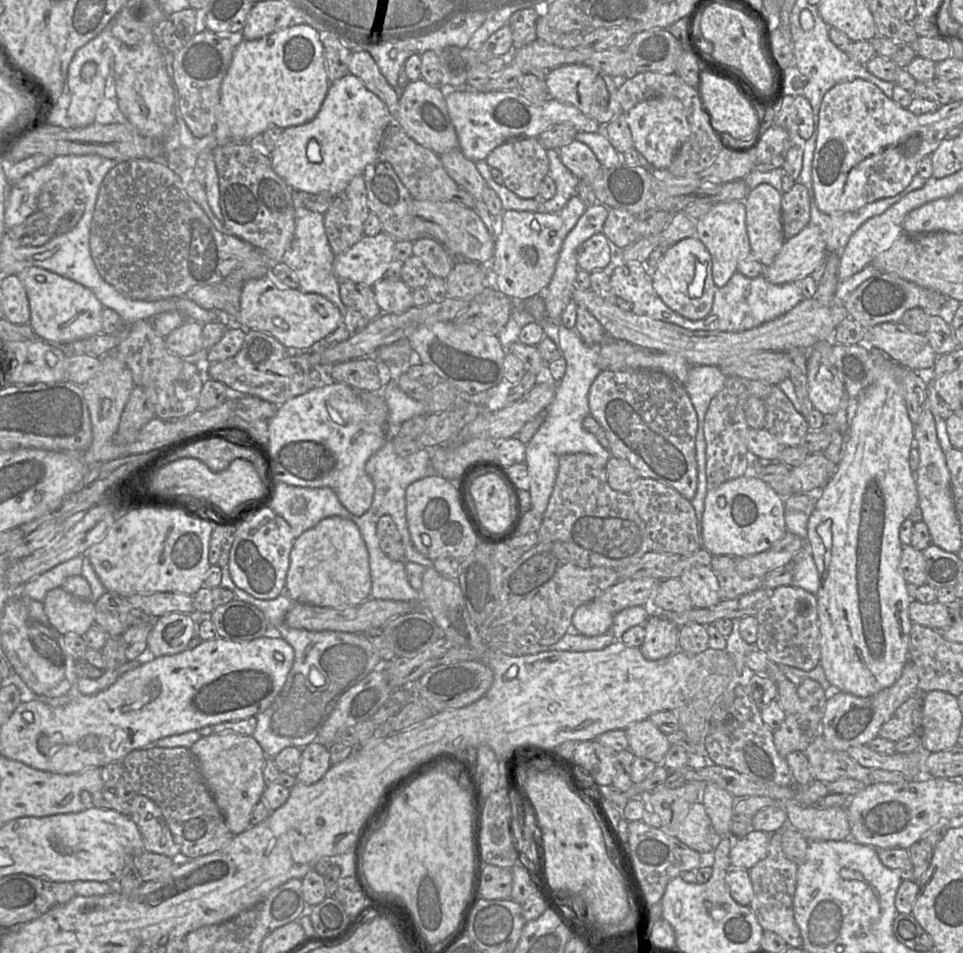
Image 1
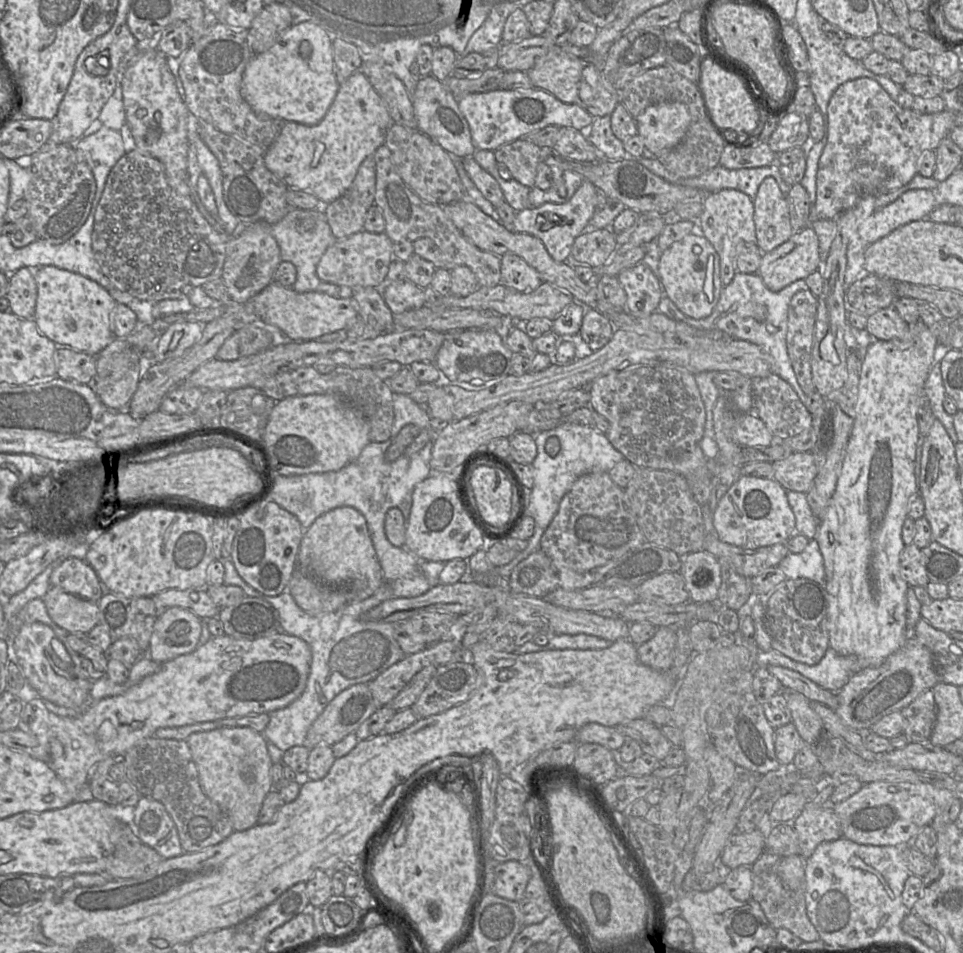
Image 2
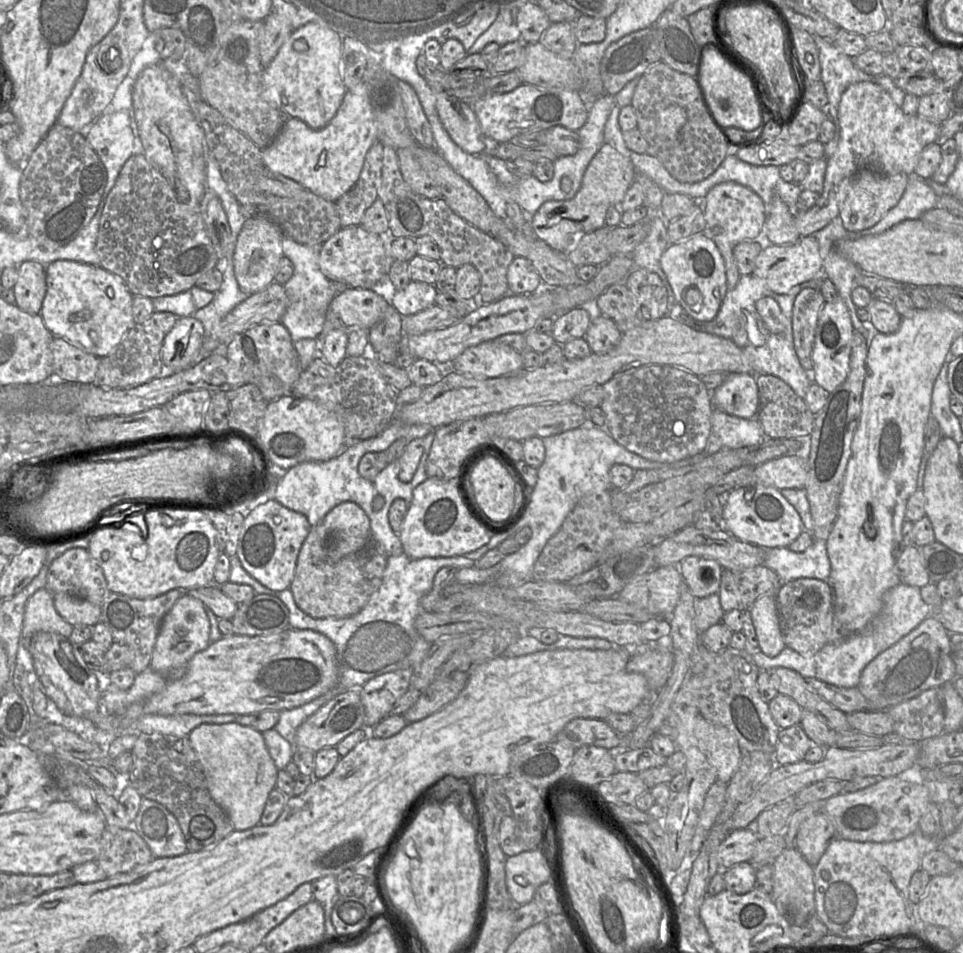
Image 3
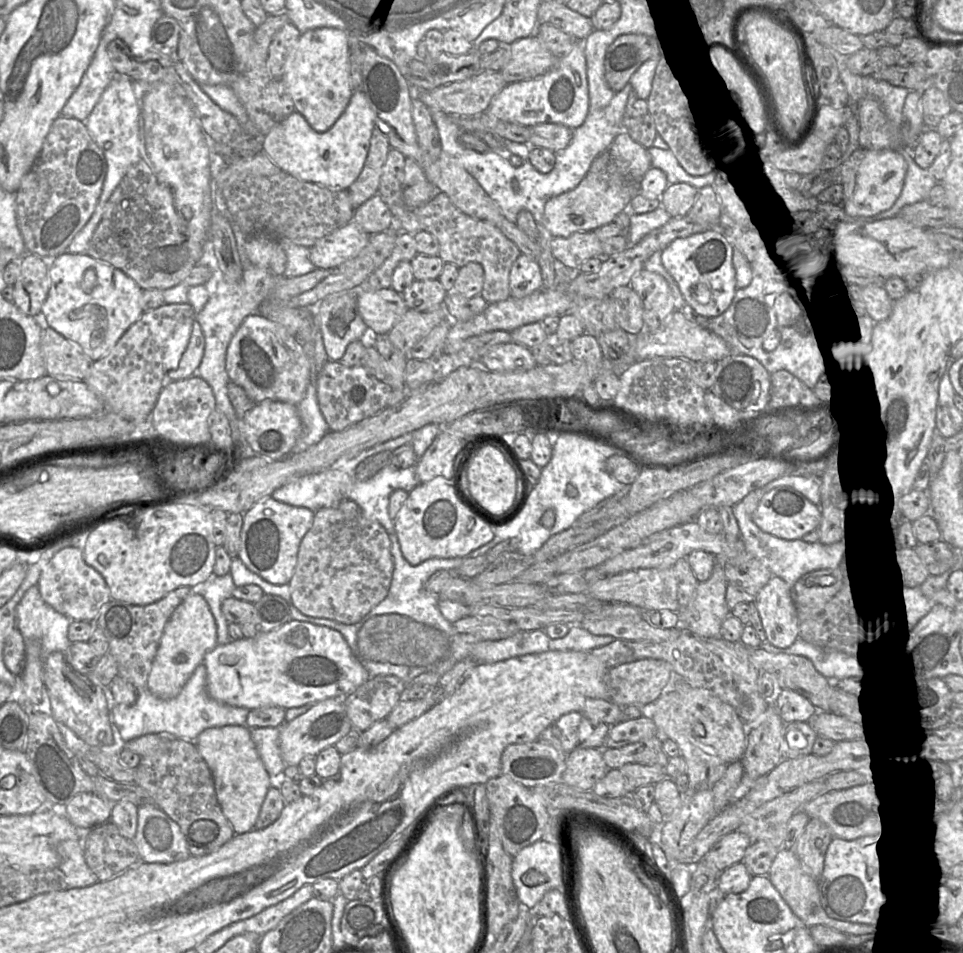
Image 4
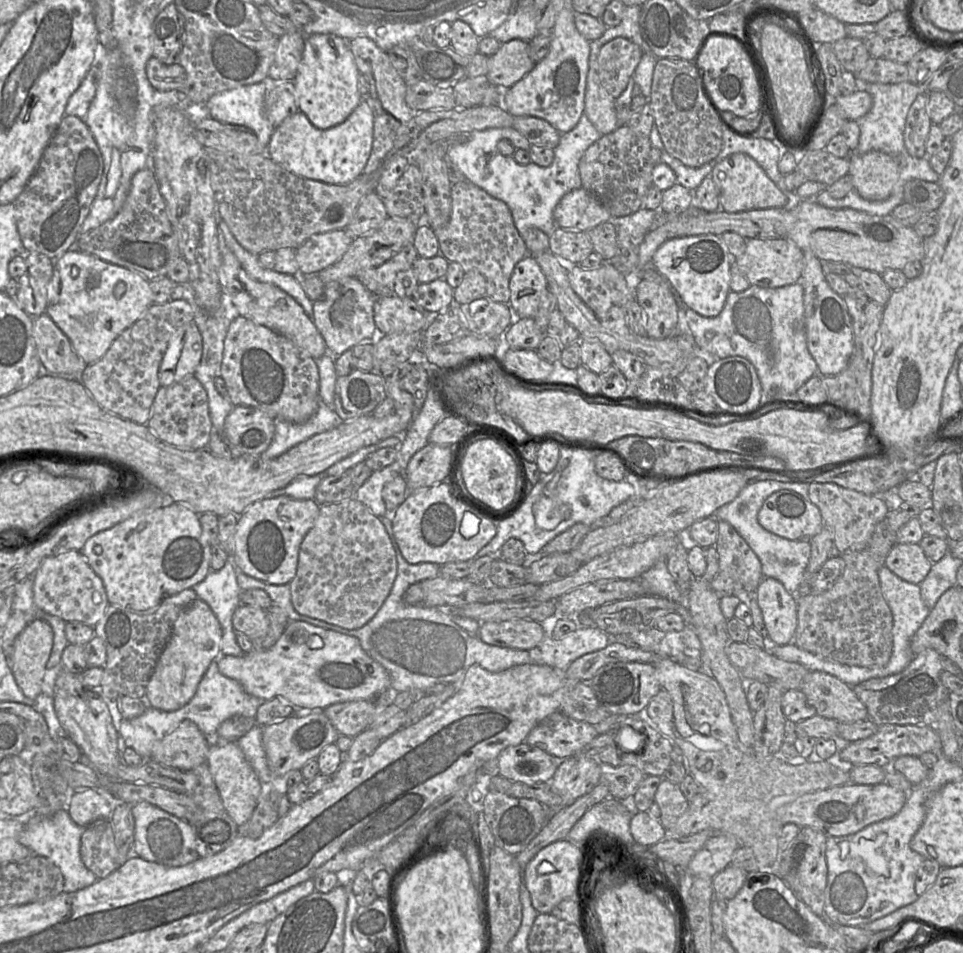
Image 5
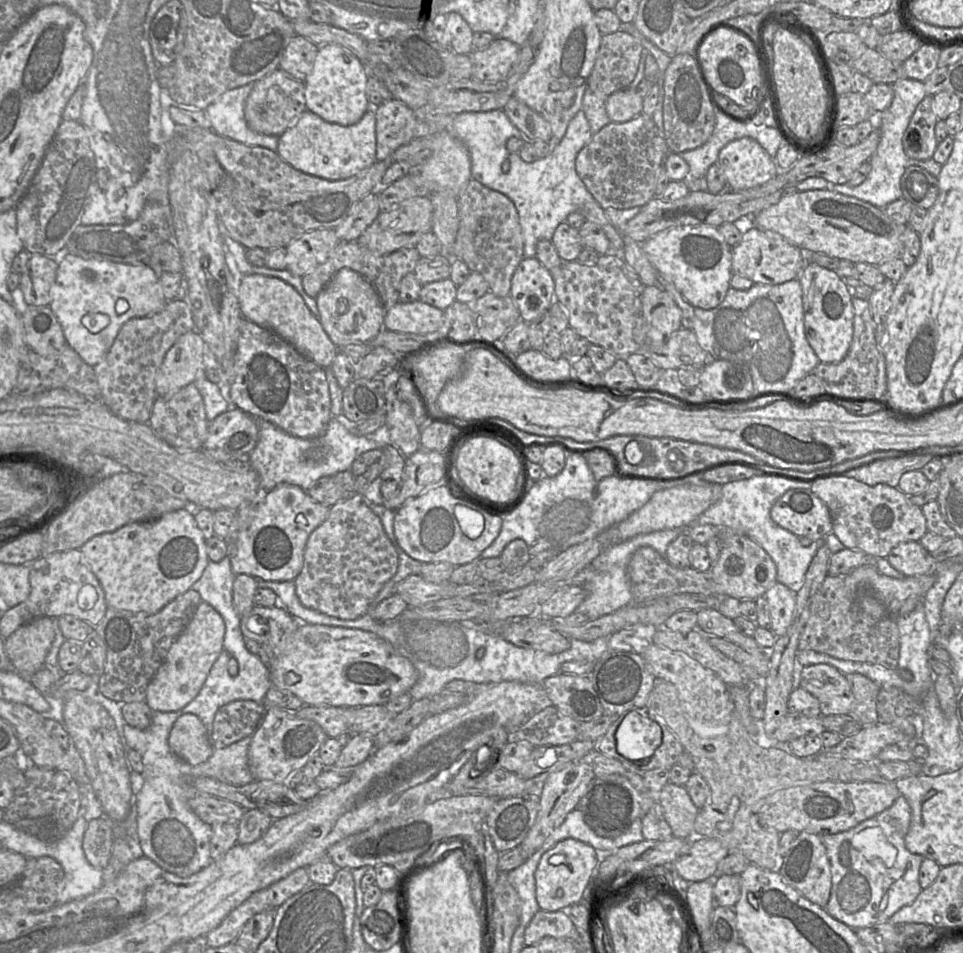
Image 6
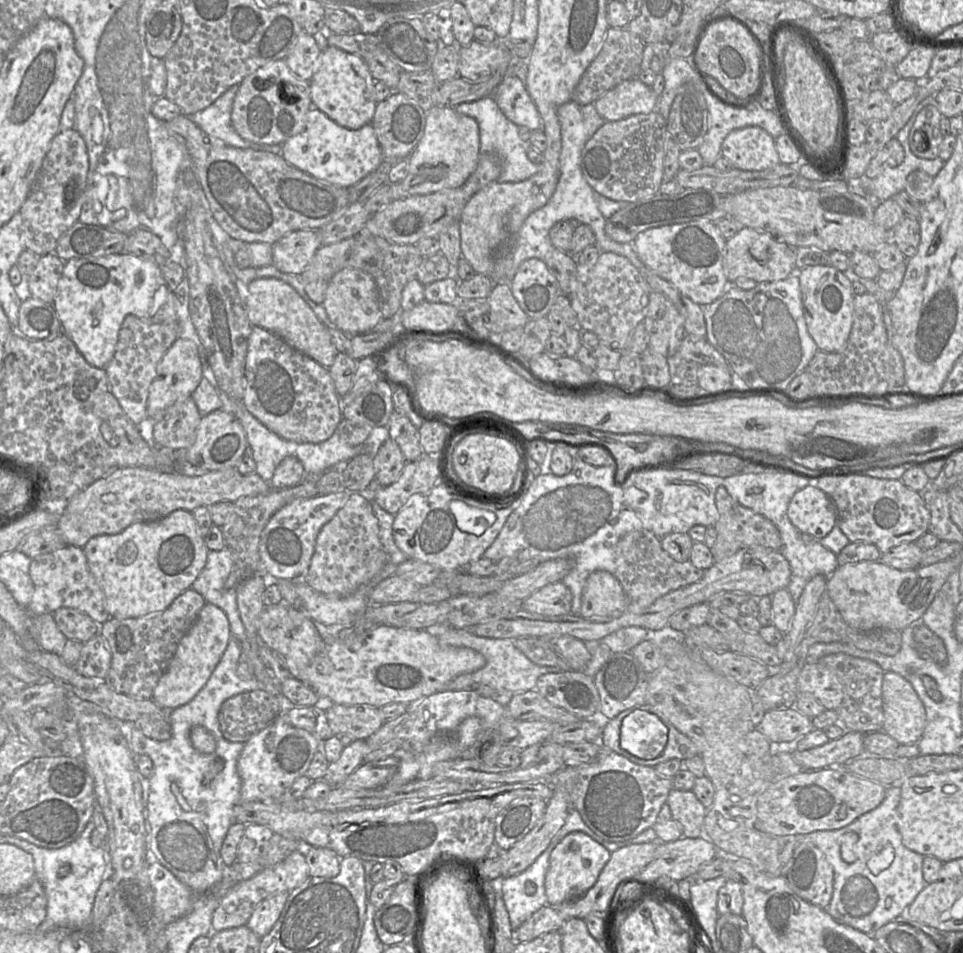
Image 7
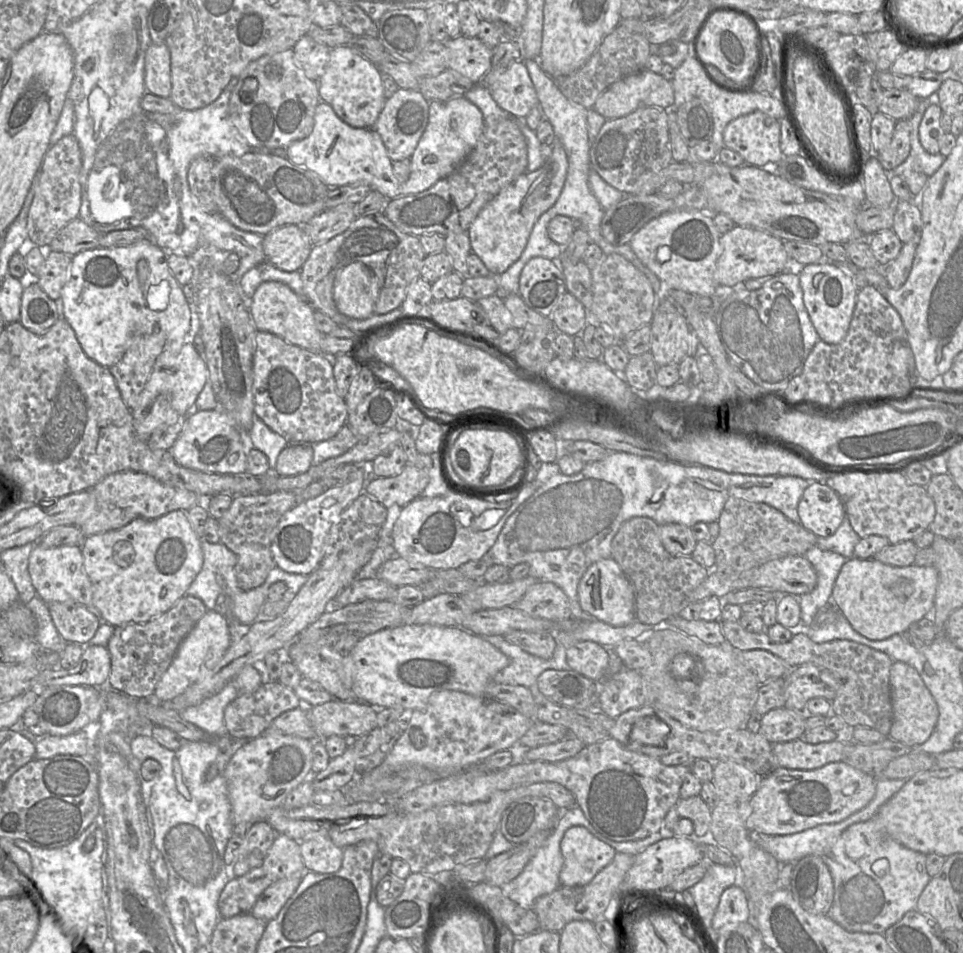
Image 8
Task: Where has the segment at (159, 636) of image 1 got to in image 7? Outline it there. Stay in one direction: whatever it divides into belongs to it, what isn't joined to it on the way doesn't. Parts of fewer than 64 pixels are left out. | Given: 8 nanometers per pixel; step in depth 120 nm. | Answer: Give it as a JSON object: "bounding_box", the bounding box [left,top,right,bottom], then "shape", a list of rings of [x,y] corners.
{"bounding_box":[153,603,231,711],"shape":[[[206,603],[193,626],[180,641],[175,655],[158,681],[153,691],[153,701],[167,711],[191,701],[209,680],[231,638],[226,614],[217,606]]]}

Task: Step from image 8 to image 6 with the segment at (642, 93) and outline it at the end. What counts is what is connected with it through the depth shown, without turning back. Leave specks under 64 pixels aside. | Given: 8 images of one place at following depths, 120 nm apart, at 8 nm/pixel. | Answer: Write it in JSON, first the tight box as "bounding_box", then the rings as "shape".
{"bounding_box":[605,88,643,123],"shape":[[[630,88],[609,95],[605,107],[610,121],[623,123],[641,115],[643,100],[636,90]]]}

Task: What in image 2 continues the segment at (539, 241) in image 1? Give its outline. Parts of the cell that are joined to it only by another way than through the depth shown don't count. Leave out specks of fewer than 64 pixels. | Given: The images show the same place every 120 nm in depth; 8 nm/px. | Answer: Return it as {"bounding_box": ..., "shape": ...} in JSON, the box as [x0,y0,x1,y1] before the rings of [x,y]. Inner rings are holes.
{"bounding_box":[500,180,596,292],"shape":[[[584,180],[572,198],[565,203],[545,203],[538,208],[518,211],[512,232],[527,233],[539,238],[554,261],[568,262],[575,239],[585,231],[596,211],[596,193],[596,186]],[[506,253],[500,259],[500,284],[519,292],[531,292],[543,283],[540,274],[519,256]]]}

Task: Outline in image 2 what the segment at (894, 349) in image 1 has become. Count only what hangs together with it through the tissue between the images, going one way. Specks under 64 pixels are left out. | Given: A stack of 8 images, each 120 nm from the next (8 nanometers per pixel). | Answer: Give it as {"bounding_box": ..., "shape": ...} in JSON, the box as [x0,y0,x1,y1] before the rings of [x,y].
{"bounding_box":[867,308,912,343],"shape":[[[894,308],[881,309],[867,318],[867,331],[877,340],[911,343],[912,330]]]}

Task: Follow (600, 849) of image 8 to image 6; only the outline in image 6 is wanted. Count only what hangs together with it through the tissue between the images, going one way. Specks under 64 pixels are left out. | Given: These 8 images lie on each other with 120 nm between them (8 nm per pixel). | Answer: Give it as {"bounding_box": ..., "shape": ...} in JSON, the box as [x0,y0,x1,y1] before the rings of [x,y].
{"bounding_box":[534,838,601,912],"shape":[[[567,838],[558,842],[542,856],[534,874],[539,908],[549,912],[566,911],[572,905],[586,901],[601,858],[601,853],[579,840]]]}

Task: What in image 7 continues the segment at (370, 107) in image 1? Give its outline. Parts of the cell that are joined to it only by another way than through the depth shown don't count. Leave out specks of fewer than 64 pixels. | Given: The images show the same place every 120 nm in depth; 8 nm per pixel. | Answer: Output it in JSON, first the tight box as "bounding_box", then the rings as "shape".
{"bounding_box":[281,107,382,188],"shape":[[[315,107],[308,111],[304,129],[282,144],[281,155],[289,164],[312,177],[345,188],[361,181],[382,162],[380,145],[372,123],[351,130],[340,126]]]}

